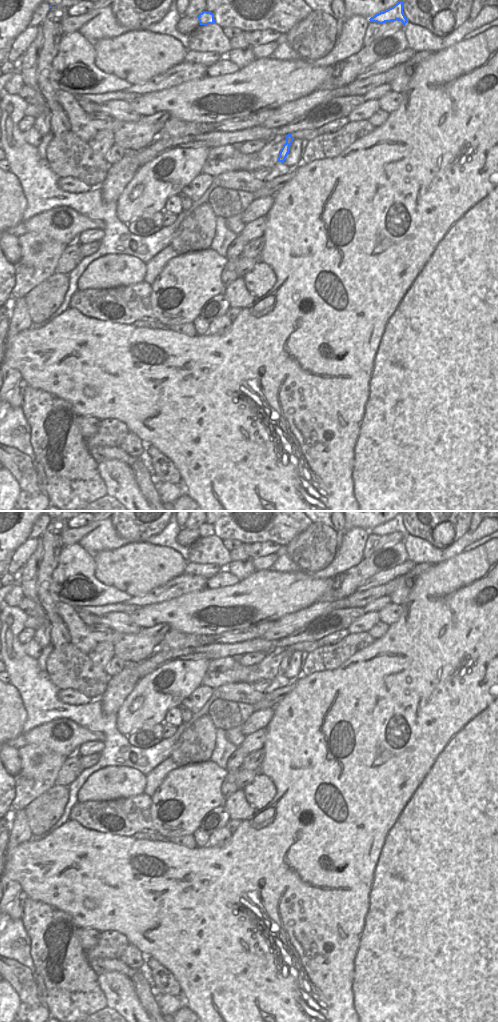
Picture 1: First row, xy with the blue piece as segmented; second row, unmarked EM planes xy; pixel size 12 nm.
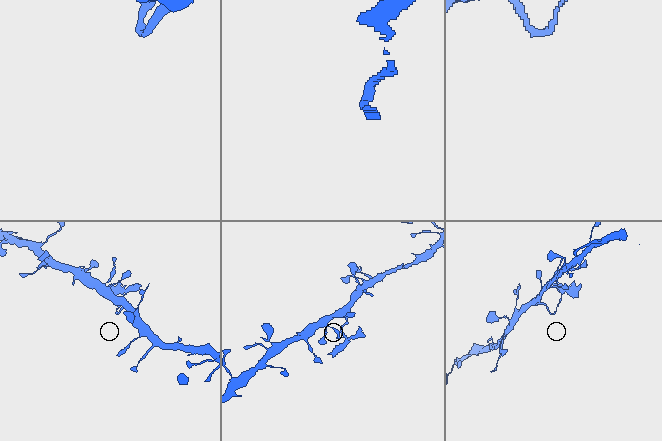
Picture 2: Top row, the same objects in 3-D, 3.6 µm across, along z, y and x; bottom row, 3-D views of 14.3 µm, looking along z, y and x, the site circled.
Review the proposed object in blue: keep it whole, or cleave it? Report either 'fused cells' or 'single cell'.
fused cells

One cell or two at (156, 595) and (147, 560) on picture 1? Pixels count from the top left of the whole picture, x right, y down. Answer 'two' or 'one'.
two

